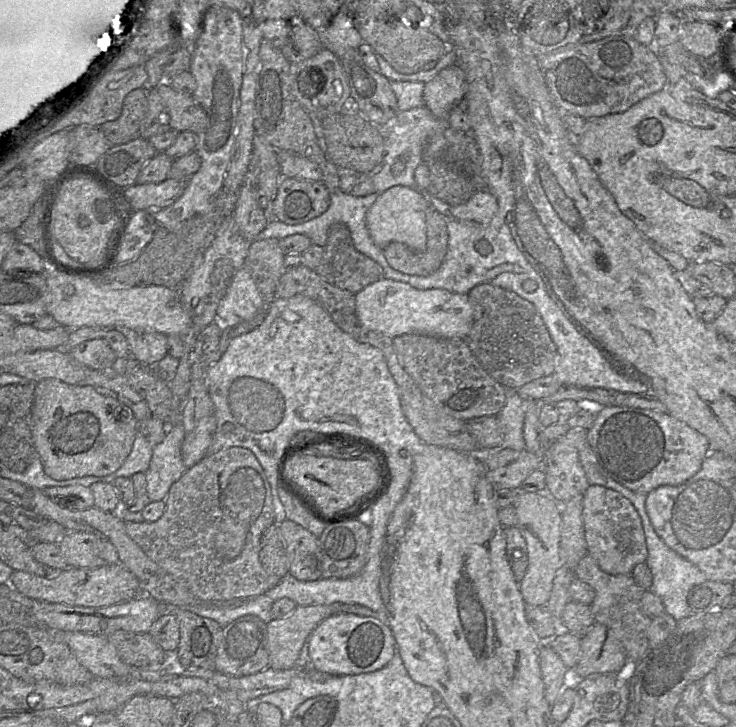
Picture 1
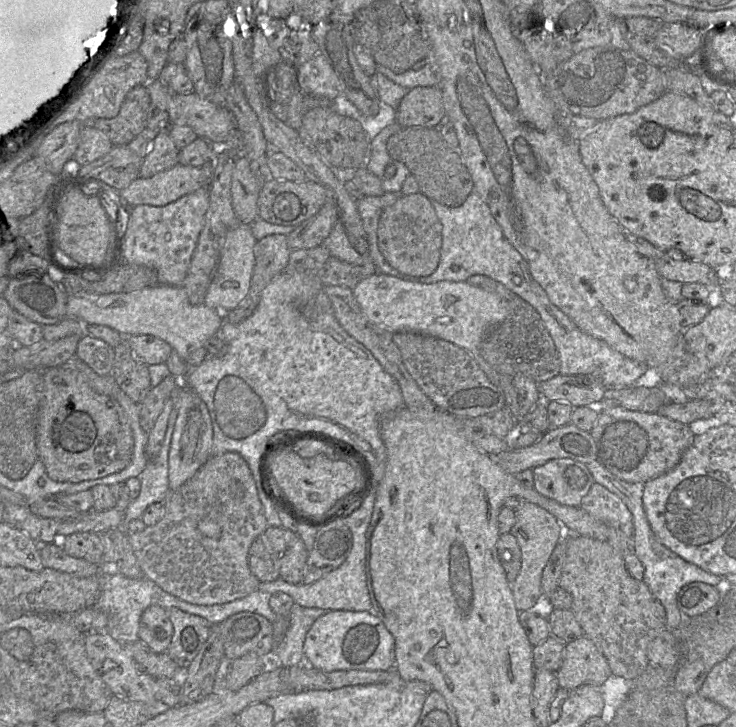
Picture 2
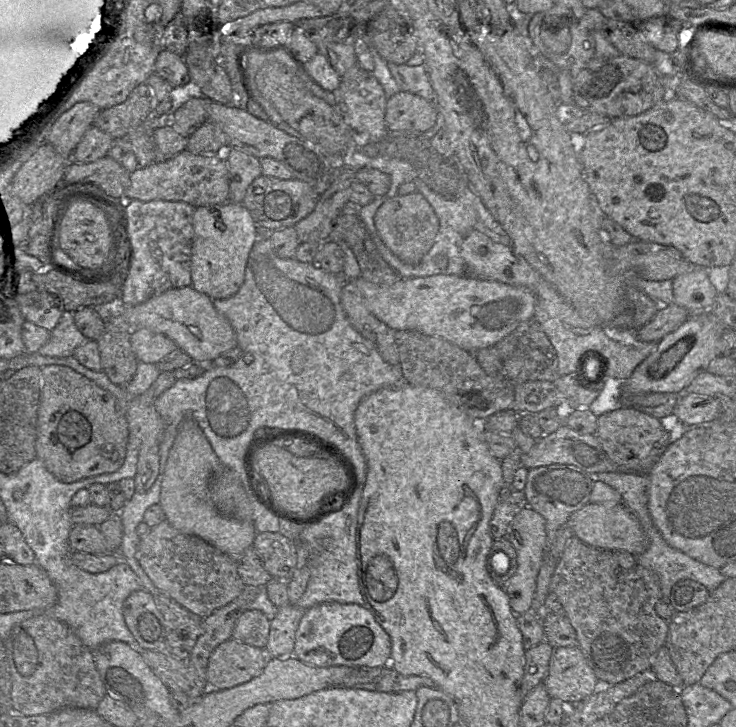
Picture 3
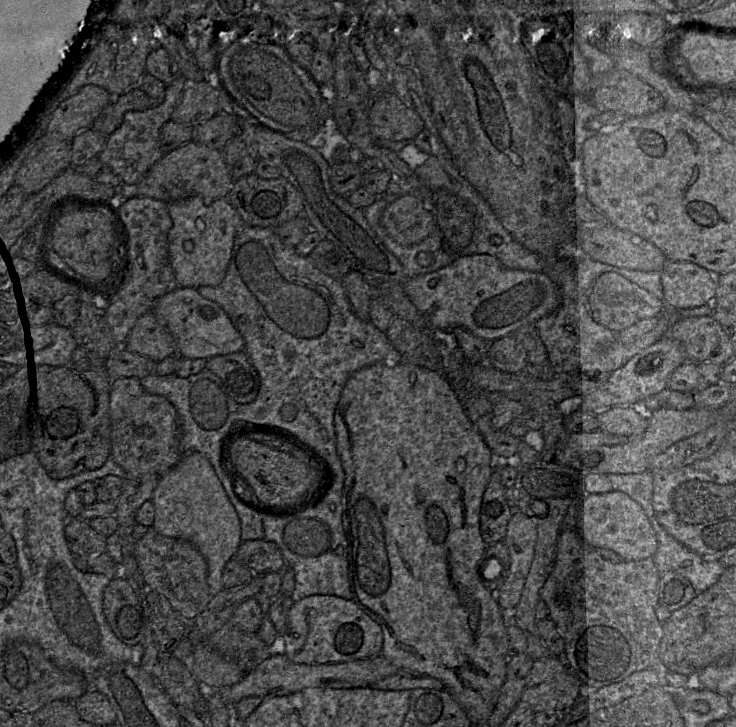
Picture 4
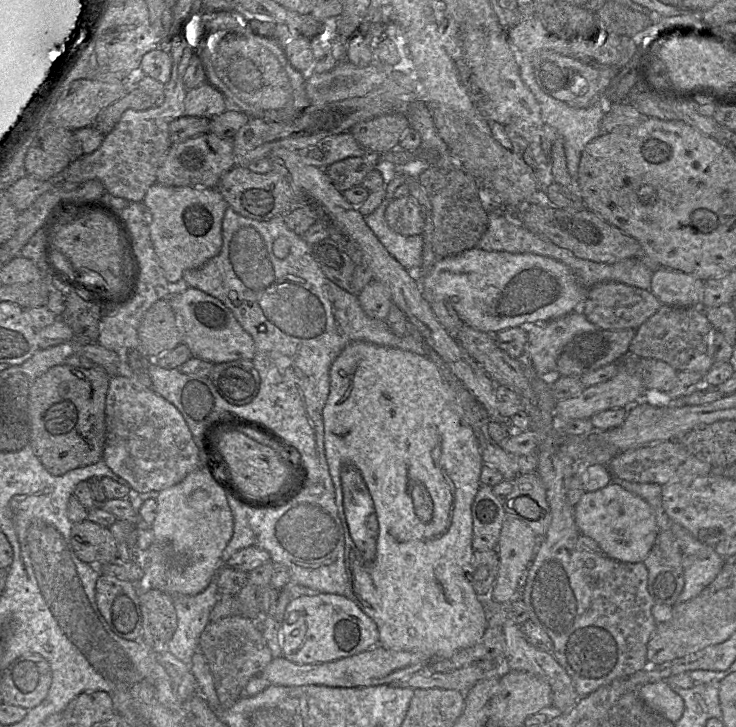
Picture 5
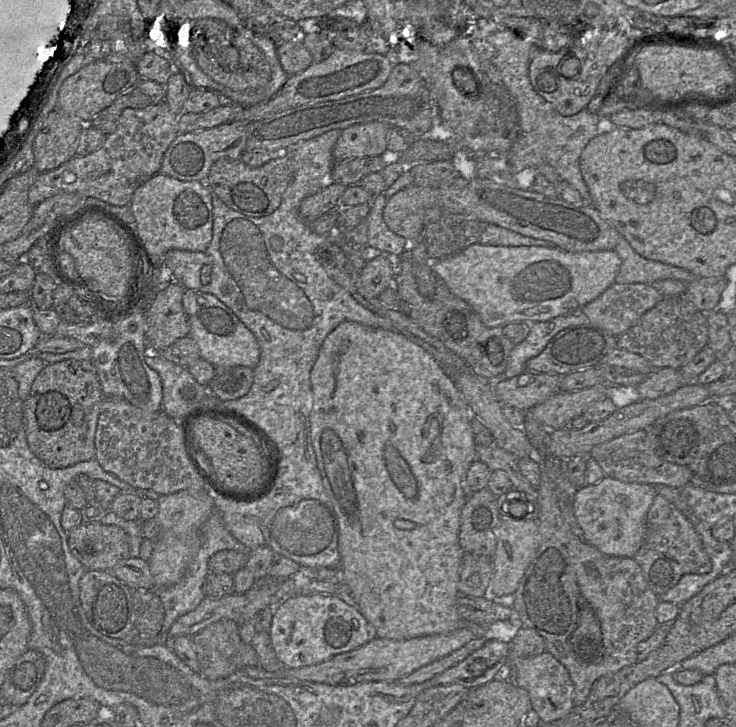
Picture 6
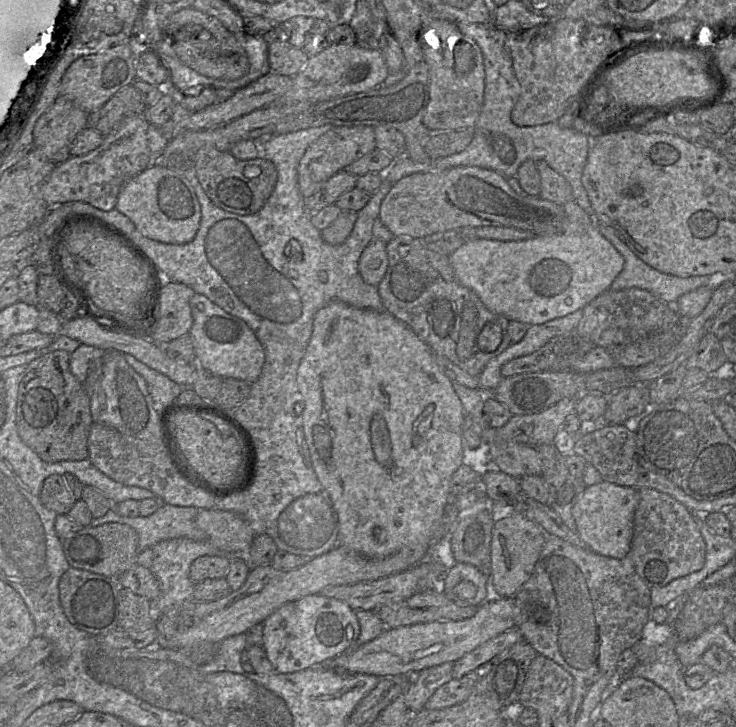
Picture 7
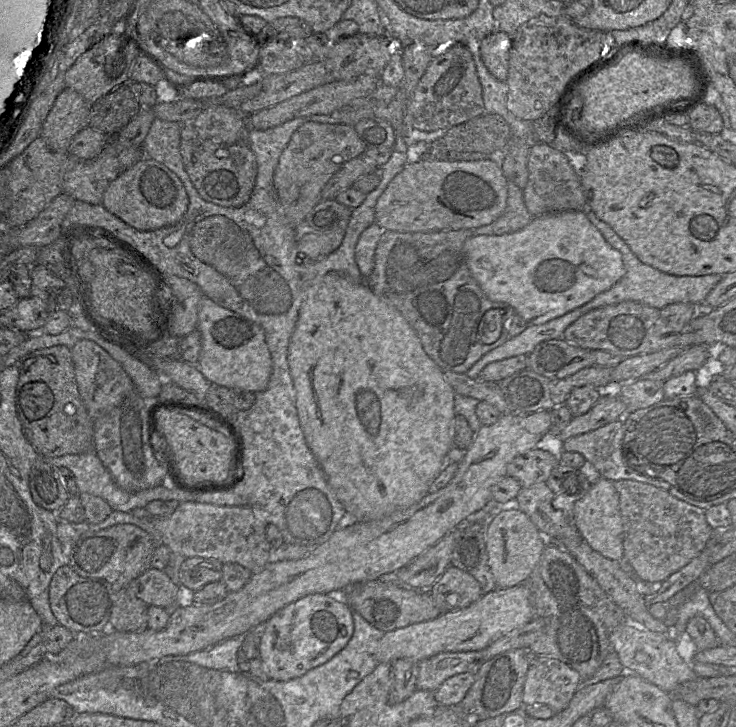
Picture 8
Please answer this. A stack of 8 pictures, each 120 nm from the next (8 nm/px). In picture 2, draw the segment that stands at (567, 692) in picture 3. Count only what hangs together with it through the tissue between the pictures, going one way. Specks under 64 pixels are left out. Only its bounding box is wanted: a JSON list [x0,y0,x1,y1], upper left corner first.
[555,635,612,691]

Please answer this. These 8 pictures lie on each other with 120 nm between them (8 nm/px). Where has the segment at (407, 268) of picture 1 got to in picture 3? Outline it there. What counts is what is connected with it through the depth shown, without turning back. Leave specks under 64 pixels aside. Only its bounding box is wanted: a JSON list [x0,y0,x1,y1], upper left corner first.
[374,192,439,264]

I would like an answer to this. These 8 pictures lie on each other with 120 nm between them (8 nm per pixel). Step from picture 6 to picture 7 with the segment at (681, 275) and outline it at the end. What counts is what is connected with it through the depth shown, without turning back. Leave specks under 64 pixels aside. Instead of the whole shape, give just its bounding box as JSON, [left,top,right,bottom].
[596,222,710,304]

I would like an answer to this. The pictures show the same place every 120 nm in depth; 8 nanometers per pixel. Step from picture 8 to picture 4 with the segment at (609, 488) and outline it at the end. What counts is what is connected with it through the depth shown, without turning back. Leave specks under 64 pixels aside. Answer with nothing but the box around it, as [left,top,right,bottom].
[576,491,658,562]

